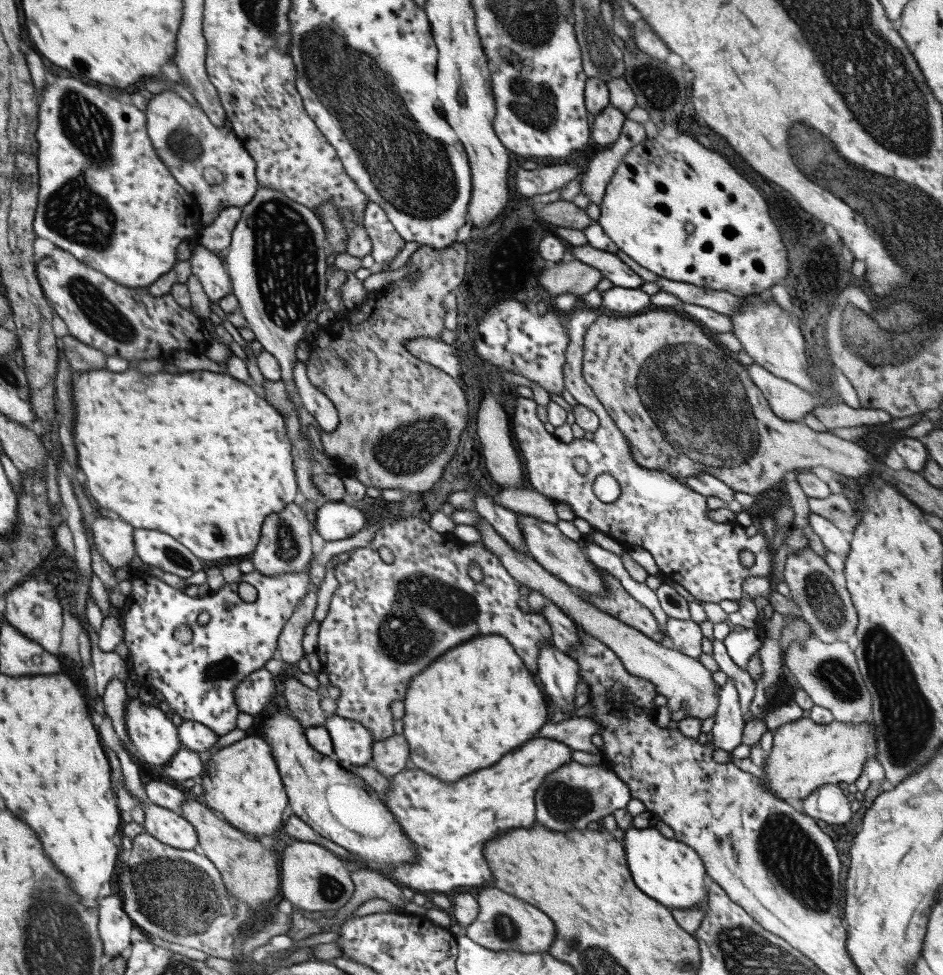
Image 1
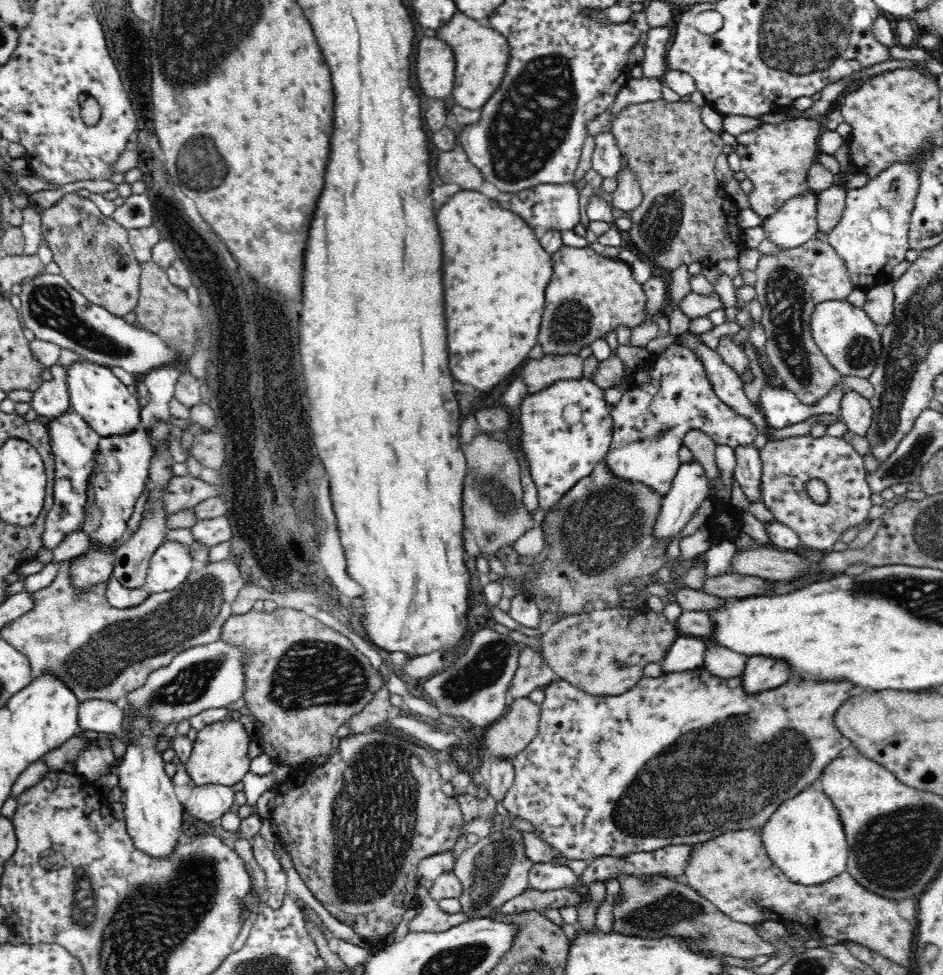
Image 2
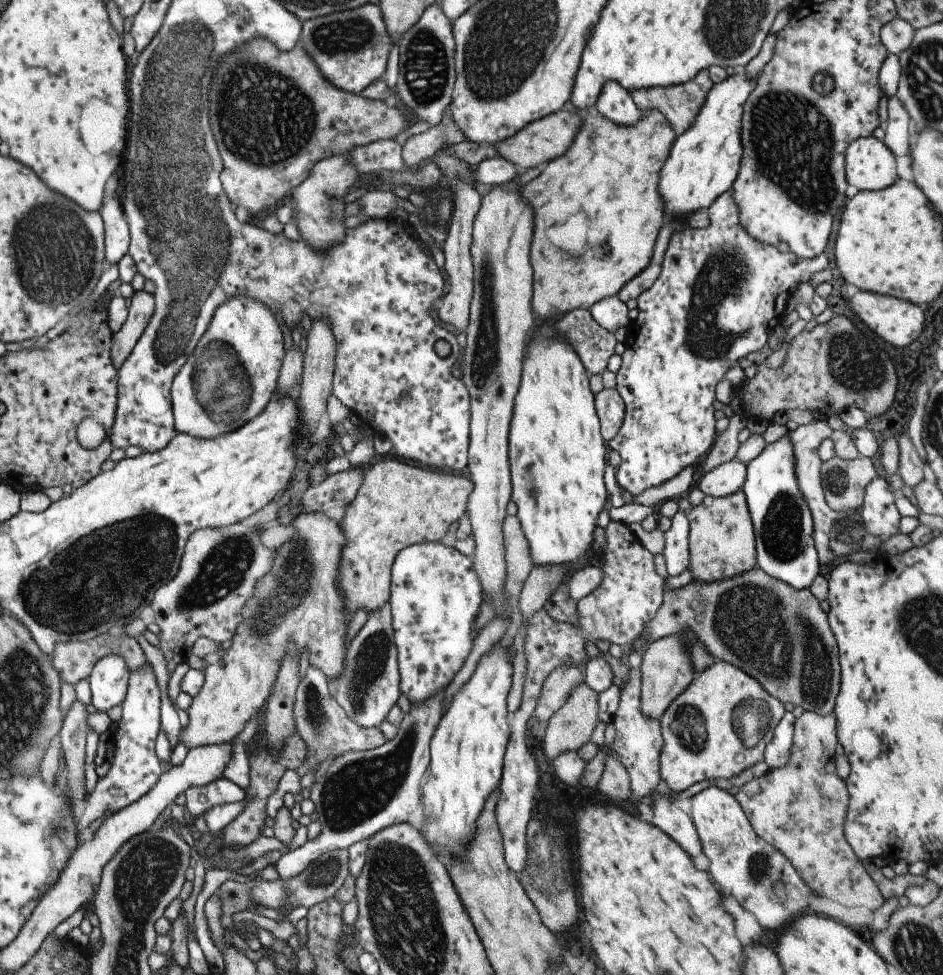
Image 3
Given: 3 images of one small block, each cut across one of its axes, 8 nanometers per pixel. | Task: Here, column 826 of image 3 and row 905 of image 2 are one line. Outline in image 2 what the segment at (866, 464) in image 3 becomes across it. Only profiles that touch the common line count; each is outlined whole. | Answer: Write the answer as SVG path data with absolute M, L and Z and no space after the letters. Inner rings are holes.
M516 828L490 834L480 842L468 846L468 850L456 860L454 872L456 878L462 882L464 892L460 896L462 912L468 920L476 918L492 918L492 910L510 902L526 888L530 888L530 870L532 862L526 858L526 848L522 844L522 832Z

